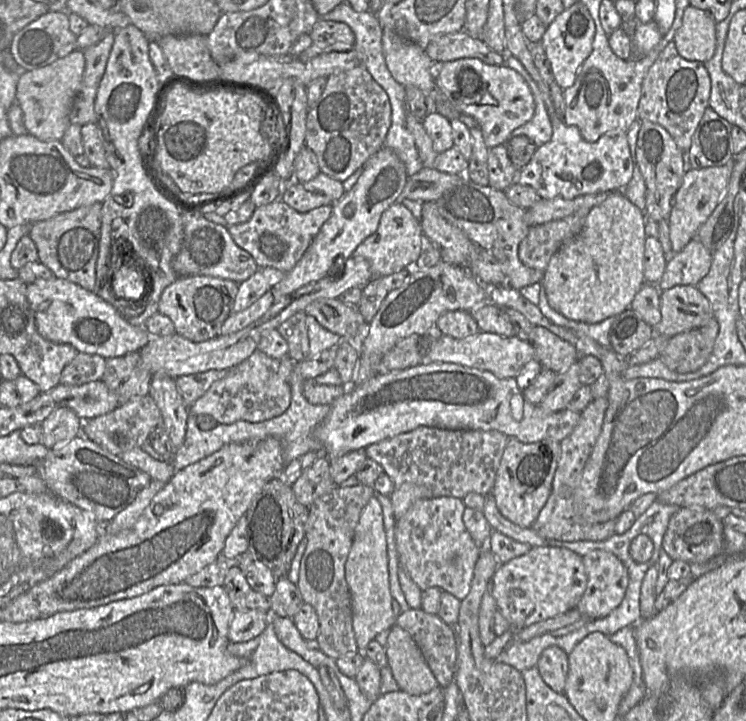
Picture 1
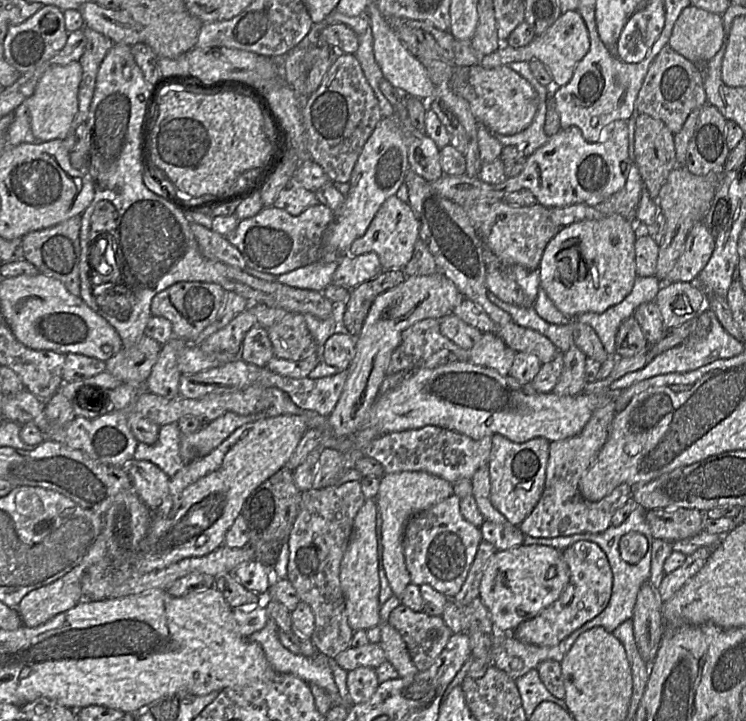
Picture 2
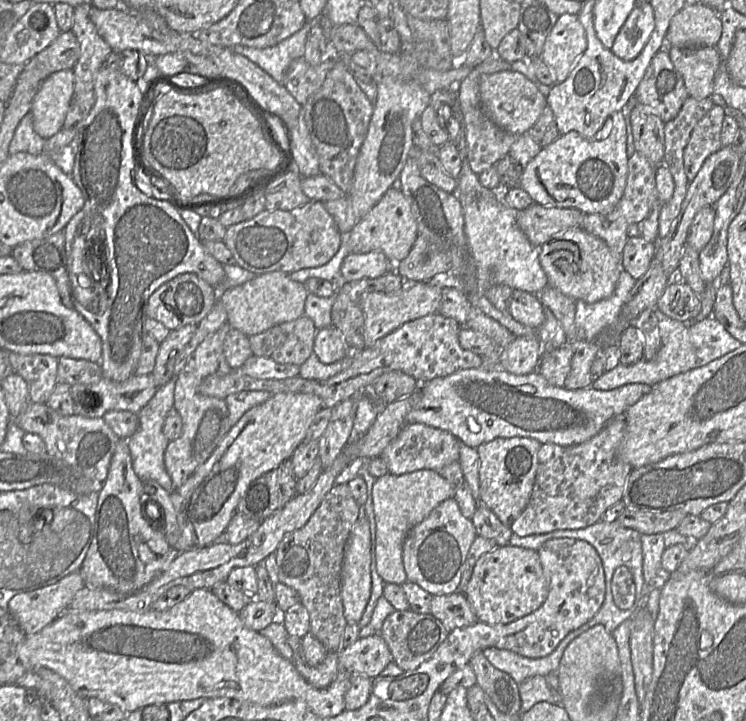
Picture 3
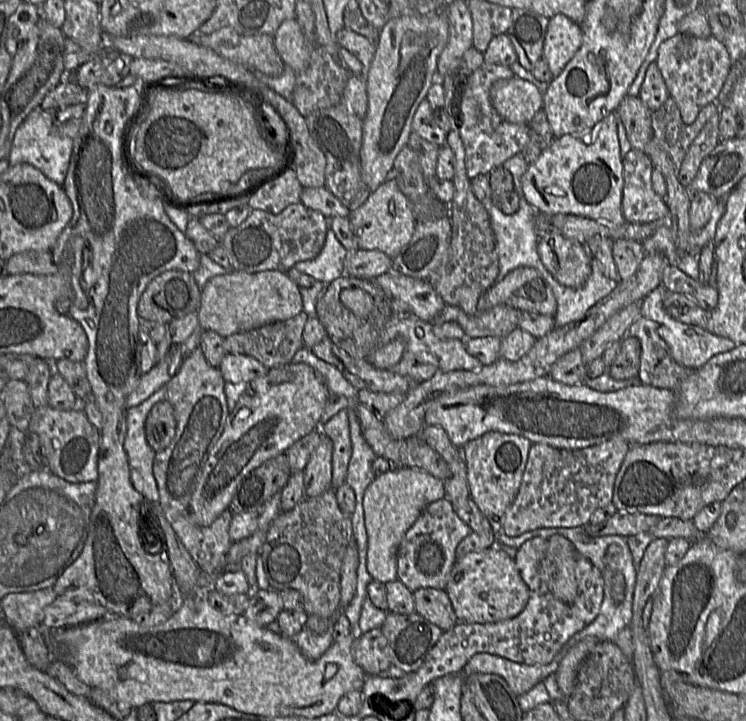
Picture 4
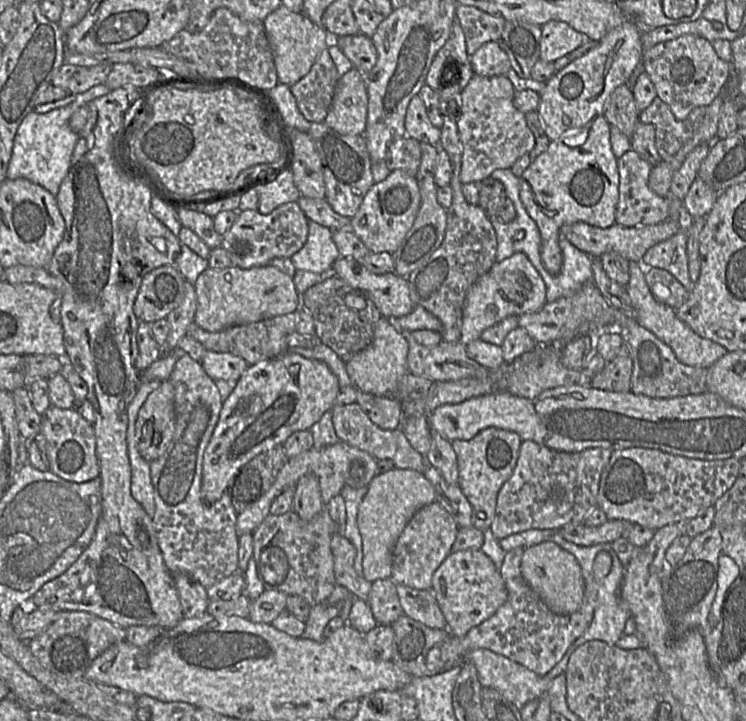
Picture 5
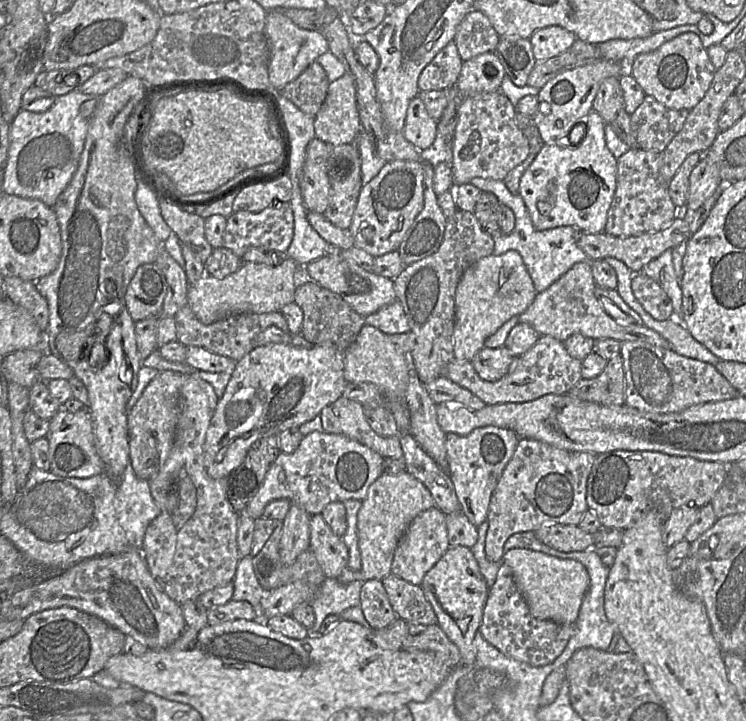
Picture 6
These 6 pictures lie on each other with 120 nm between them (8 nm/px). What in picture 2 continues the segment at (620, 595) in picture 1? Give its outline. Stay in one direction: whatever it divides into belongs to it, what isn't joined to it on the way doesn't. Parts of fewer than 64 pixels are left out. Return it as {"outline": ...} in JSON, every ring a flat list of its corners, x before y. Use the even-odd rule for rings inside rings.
{"outline":[[578,541,562,551,570,572,569,583,560,597,535,617,524,621,510,635,527,644,556,646,571,633,599,615,608,605,613,574,603,550,595,543]]}

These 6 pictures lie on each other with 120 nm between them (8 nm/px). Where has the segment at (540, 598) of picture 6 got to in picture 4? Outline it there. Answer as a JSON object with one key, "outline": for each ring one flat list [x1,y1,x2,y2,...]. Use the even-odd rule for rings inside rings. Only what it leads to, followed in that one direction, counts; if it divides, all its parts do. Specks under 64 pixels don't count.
{"outline":[[552,535,547,541,547,551,540,563,540,578,556,599,570,604,578,592,575,566,579,553,561,535]]}

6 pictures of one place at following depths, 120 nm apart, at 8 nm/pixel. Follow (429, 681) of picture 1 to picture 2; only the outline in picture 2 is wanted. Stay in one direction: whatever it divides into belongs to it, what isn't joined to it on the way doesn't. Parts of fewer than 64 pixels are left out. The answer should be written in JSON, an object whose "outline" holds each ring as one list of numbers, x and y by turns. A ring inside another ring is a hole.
{"outline":[[390,624,381,625,381,642,386,660,393,665,400,677,413,676,419,672,399,632]]}

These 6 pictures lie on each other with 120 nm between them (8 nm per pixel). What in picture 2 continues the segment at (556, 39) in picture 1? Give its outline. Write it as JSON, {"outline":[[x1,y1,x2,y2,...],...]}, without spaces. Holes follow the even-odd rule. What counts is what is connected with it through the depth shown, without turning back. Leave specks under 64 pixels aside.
{"outline":[[571,10,561,14,543,34,535,37,529,45,514,48,503,44,494,53,484,56,480,65,483,68,490,69,513,62,529,62,537,59,549,70,553,78,553,85,561,87,571,80,575,67,587,54,589,47,590,40,585,22,577,10]]}

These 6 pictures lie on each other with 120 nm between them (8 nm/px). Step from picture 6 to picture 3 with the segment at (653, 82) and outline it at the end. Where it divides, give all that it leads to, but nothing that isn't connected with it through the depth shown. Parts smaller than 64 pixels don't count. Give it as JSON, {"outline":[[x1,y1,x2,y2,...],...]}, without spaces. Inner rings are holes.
{"outline":[[669,47,668,54,684,80,689,98,697,100,710,98,714,77,721,64,718,49]]}

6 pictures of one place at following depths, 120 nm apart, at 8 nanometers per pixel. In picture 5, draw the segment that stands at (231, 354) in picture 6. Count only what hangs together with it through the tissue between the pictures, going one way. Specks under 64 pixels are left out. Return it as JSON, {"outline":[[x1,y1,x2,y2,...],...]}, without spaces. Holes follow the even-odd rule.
{"outline":[[297,313,276,316,258,322,232,326,219,332,208,332,195,322,190,324,186,335,200,342,207,350,230,353,244,359,249,365,273,359,288,351,287,336,296,331]]}

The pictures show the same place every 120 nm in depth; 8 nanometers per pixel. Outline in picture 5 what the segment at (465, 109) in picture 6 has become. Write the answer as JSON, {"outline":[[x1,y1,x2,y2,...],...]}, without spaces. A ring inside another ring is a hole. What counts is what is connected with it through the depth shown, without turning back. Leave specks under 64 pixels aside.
{"outline":[[473,75,462,92,462,112,458,134,462,147,462,184,481,183,498,169,511,168,515,161,535,146,525,114,514,106,515,89,506,75,484,77]]}

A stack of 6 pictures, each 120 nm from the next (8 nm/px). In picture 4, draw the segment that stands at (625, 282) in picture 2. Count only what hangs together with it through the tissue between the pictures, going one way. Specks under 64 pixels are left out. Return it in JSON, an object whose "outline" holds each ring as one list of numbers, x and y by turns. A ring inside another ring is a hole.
{"outline":[[559,232,543,233,540,235,537,250,541,262,548,272,560,284,580,288,591,274,592,256,585,245,568,238,565,238]]}

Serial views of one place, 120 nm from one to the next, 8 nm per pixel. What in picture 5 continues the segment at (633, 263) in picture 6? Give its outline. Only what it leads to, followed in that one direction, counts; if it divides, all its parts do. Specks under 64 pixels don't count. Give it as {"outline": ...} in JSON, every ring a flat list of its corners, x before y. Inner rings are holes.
{"outline":[[671,220,655,224,636,227,624,227,617,224,609,228,598,228,584,222,565,224,559,234,565,237,573,246,585,252,592,258,600,258,607,253,617,253,632,263,640,263,648,249,675,235,684,223]]}

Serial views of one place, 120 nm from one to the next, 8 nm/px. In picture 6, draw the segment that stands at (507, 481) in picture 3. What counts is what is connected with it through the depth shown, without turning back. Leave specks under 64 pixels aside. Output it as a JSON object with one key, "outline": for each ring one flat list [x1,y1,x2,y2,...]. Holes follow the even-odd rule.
{"outline":[[496,426,479,427,465,436,445,434,446,471,454,485,461,511,475,527,486,521,493,491,519,440,514,431]]}

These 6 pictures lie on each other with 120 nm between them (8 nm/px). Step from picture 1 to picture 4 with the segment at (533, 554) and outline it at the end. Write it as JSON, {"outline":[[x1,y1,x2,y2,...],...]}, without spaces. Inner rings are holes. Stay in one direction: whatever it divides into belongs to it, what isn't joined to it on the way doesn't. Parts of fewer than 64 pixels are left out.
{"outline":[[492,547,480,552,471,552,456,559,445,588,459,622,491,623,518,616,529,600,529,588,520,576,515,561,499,547]]}

